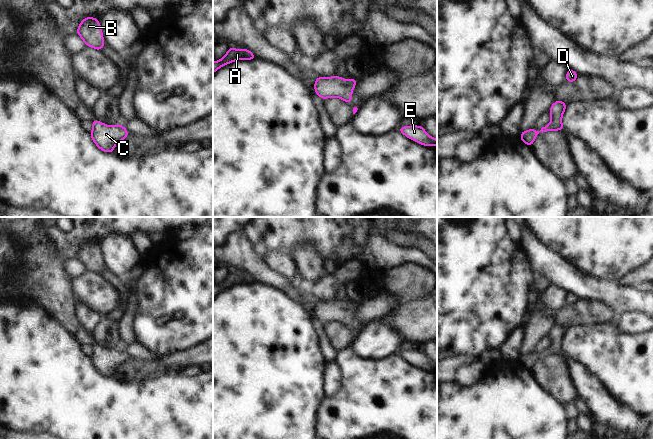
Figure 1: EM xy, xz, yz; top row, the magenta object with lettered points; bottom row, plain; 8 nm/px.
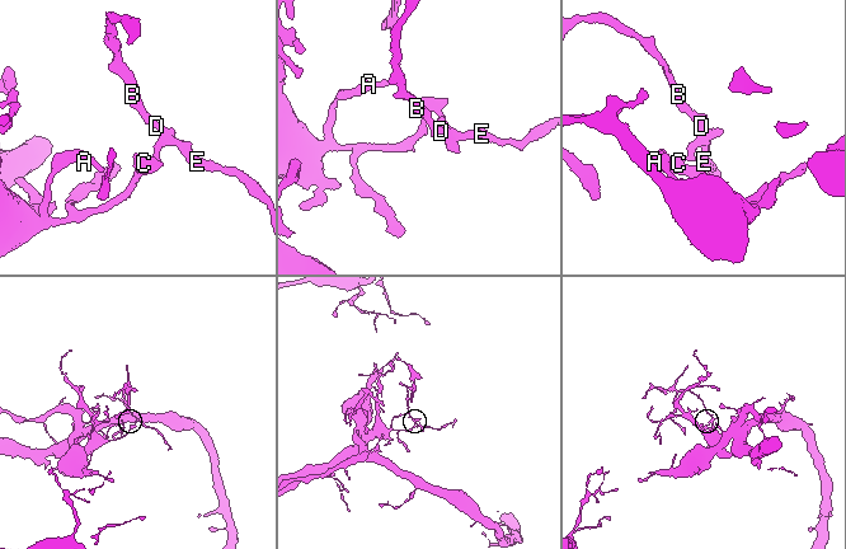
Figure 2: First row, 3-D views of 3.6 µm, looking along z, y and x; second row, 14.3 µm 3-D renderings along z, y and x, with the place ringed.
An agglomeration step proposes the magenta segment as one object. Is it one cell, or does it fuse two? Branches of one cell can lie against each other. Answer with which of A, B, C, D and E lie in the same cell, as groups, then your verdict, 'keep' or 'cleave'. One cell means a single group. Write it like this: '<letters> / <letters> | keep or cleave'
A B C D E | keep

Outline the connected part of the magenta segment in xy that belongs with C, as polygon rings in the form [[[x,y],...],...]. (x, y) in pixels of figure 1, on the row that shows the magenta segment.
[[[93,119],[91,139],[103,152],[113,153],[115,146],[129,136],[127,129],[121,124],[109,126],[99,120]]]

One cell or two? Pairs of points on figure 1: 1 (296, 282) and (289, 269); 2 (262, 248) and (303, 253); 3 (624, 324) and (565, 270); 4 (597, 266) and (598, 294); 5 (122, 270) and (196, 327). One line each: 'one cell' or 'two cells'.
1: two cells
2: two cells
3: two cells
4: two cells
5: two cells

